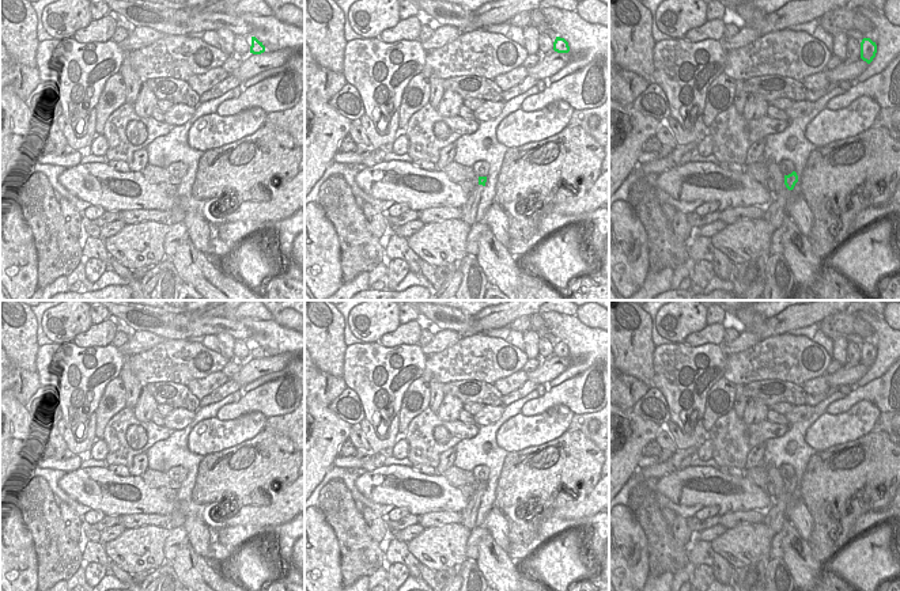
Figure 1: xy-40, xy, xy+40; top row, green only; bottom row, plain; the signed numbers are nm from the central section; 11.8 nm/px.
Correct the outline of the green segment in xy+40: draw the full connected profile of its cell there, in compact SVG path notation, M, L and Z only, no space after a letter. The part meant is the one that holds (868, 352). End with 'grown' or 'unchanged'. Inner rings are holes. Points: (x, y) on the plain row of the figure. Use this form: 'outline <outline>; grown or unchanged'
outline M863 342L861 346L861 363L870 368L877 357L877 349L870 342Z; unchanged

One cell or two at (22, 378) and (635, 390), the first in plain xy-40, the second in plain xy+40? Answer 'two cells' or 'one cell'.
one cell

